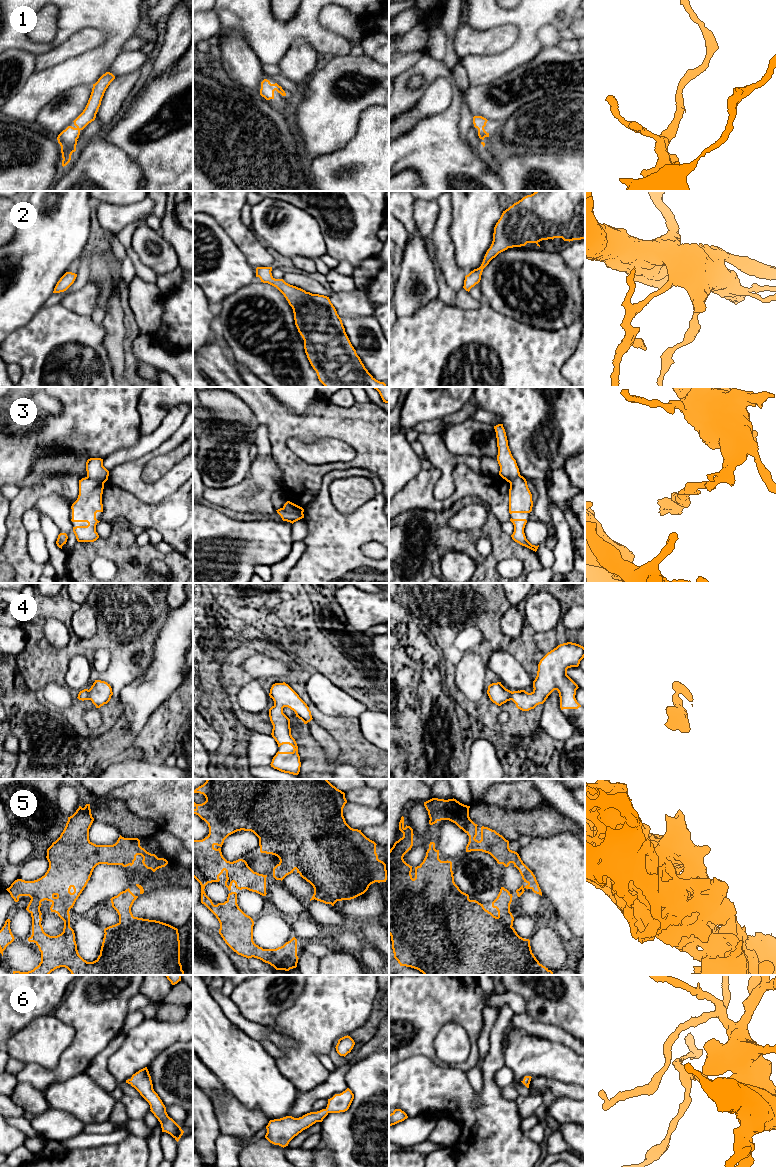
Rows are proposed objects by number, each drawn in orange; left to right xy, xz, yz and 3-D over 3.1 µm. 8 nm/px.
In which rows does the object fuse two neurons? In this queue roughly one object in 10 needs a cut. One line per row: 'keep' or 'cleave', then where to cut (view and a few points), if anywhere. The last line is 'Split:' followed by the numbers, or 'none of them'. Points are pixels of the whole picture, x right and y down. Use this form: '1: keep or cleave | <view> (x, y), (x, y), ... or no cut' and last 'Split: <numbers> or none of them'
1: keep | no cut
2: keep | no cut
3: cleave | xz (283, 507), (289, 511), (299, 511), (302, 513)
4: keep | no cut
5: keep | no cut
6: keep | no cut
Split: 3

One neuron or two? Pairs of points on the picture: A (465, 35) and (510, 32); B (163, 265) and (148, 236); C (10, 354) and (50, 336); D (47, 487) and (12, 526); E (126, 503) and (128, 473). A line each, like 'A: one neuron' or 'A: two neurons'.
A: one neuron
B: one neuron
C: one neuron
D: one neuron
E: two neurons

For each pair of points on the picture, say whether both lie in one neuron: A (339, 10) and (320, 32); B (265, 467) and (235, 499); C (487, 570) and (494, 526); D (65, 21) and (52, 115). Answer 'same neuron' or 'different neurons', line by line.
A: same neuron
B: same neuron
C: same neuron
D: different neurons

